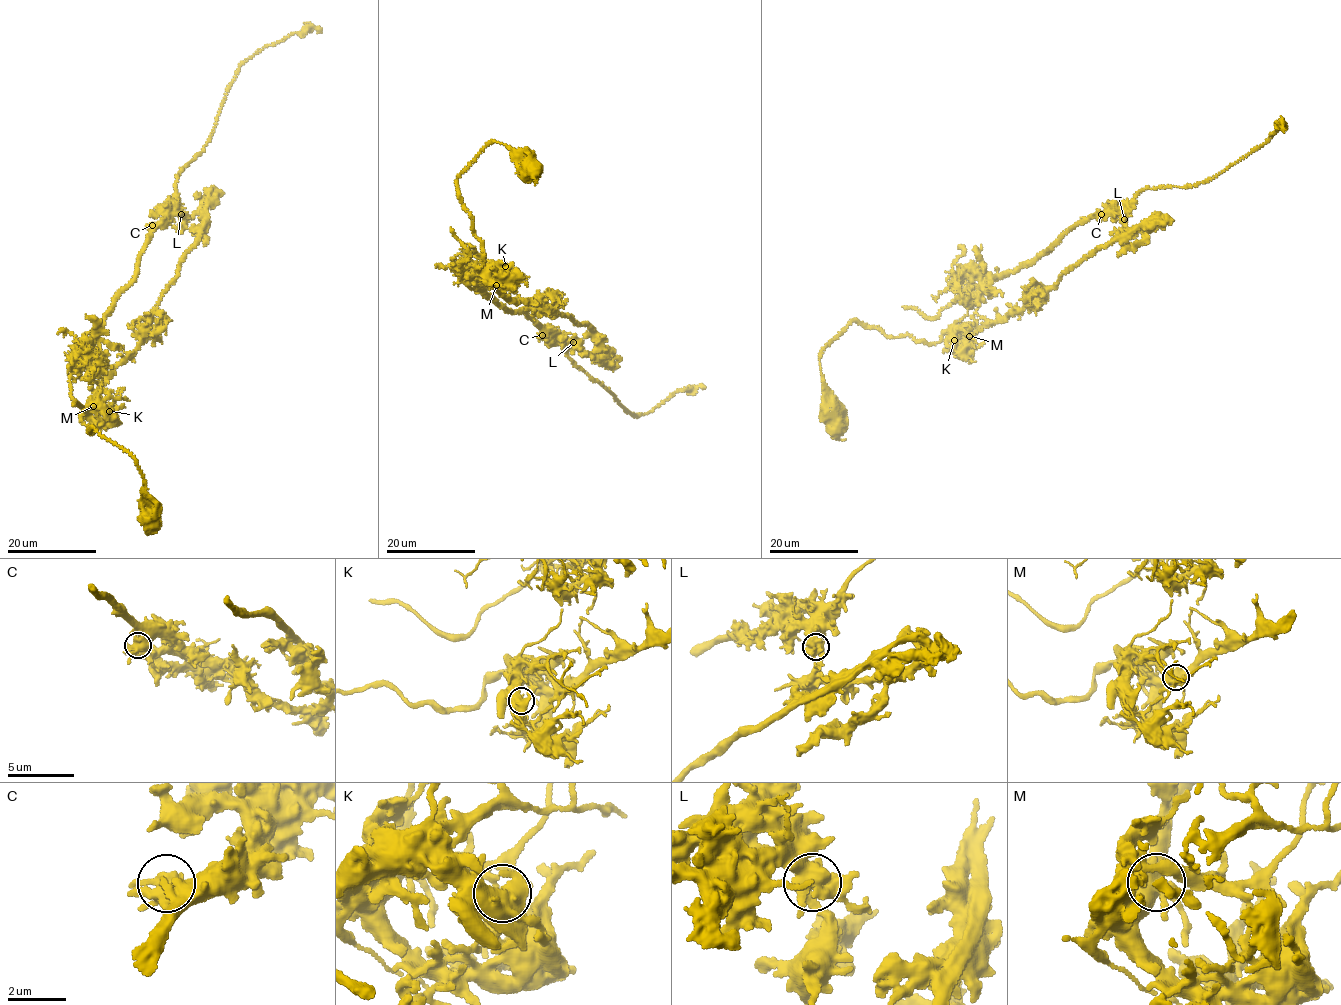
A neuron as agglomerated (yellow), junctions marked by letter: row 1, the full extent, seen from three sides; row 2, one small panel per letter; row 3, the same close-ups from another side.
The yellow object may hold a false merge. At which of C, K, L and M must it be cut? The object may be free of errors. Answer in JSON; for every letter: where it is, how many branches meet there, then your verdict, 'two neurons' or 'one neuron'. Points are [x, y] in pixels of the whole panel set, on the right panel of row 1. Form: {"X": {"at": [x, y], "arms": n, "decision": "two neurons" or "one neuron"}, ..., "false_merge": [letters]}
{"C": {"at": [1101, 214], "arms": 4, "decision": "one neuron"}, "K": {"at": [954, 340], "arms": 4, "decision": "one neuron"}, "L": {"at": [1124, 219], "arms": 4, "decision": "two neurons"}, "M": {"at": [969, 336], "arms": 4, "decision": "one neuron"}, "false_merge": ["L"]}

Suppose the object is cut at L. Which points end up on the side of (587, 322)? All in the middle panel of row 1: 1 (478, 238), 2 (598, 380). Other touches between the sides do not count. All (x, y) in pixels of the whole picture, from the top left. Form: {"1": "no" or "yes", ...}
{"1": "yes", "2": "no"}

